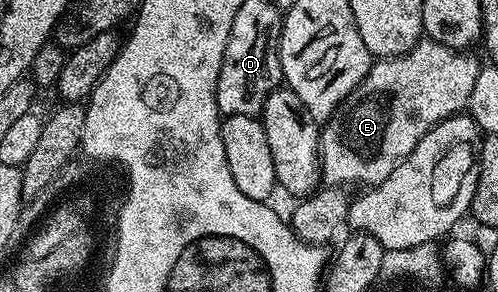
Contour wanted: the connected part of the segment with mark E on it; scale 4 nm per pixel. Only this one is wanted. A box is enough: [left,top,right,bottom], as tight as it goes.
[320,39,482,187]

